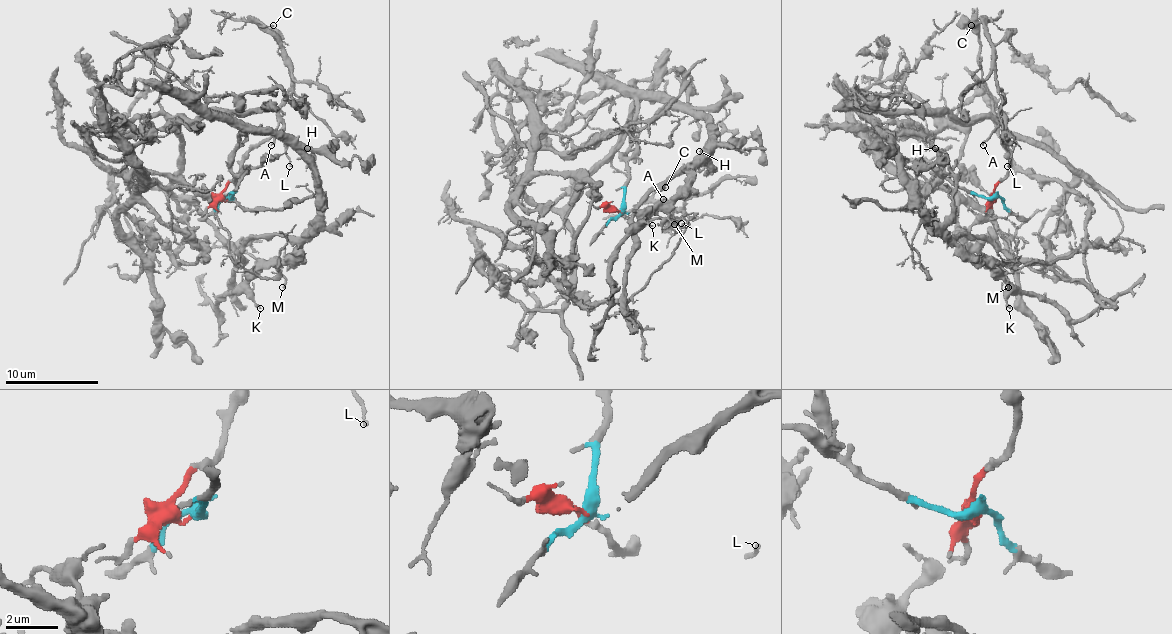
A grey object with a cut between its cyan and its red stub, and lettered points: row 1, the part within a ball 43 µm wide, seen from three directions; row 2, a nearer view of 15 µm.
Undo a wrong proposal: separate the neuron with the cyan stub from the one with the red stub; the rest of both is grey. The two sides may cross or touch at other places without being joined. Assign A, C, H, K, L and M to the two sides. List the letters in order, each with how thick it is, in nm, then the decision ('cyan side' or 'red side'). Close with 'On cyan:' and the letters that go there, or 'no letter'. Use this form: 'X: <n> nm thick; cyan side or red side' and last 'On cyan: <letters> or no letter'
A: 160 nm thick; red side
C: 120 nm thick; red side
H: 140 nm thick; cyan side
K: 160 nm thick; cyan side
L: 100 nm thick; red side
M: 160 nm thick; cyan side
On cyan: H, K, M

